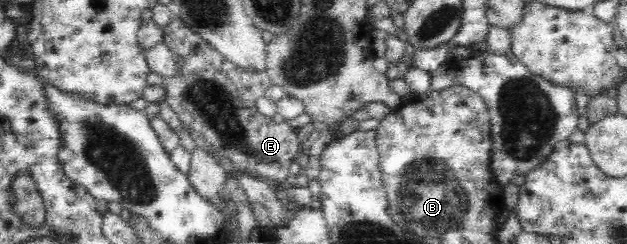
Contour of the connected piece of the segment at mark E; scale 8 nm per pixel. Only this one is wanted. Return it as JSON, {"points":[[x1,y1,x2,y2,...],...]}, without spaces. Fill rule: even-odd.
{"points":[[175,16,175,18,169,20,162,27,162,31,163,42,173,53,176,62,175,76,171,76,165,82,165,100,166,104,172,107,181,124,199,134,219,158,227,158,239,174,264,179,271,185,288,184,291,180,289,175,291,160,300,153,297,149,299,148,297,130,288,127,285,122,275,123,273,120,268,120,257,111,255,101,263,96,263,92,272,85,265,72,250,73,243,71,243,69,227,62,217,53,211,52,204,40,193,32,180,16]]}

